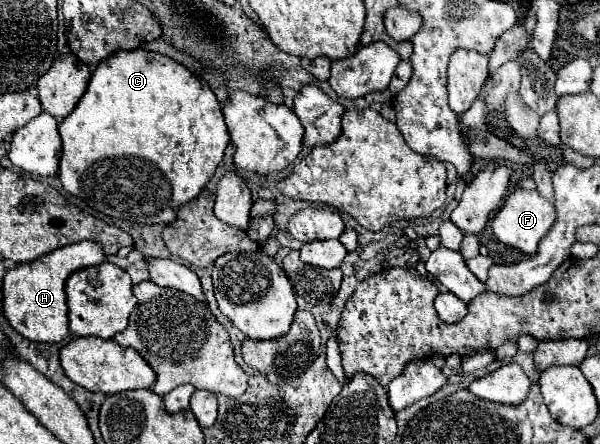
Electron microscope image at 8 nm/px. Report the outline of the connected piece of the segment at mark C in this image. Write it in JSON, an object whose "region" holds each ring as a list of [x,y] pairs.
{"region":[[[145,49],[119,51],[113,57],[105,59],[101,65],[97,65],[85,95],[79,99],[75,109],[59,125],[59,135],[63,139],[63,153],[61,153],[61,161],[59,161],[59,179],[61,179],[63,189],[67,193],[83,199],[87,205],[95,207],[95,211],[99,211],[107,217],[145,223],[145,225],[173,223],[179,207],[189,203],[191,199],[195,199],[205,189],[205,185],[211,181],[211,177],[213,177],[215,169],[219,167],[219,163],[223,161],[223,153],[229,145],[229,133],[227,133],[227,127],[225,127],[221,105],[219,105],[217,97],[213,95],[213,91],[209,89],[209,85],[205,81],[201,81],[199,77],[195,77],[187,67],[173,61],[171,57],[161,55],[161,53],[153,53],[153,51],[145,51]]]}

